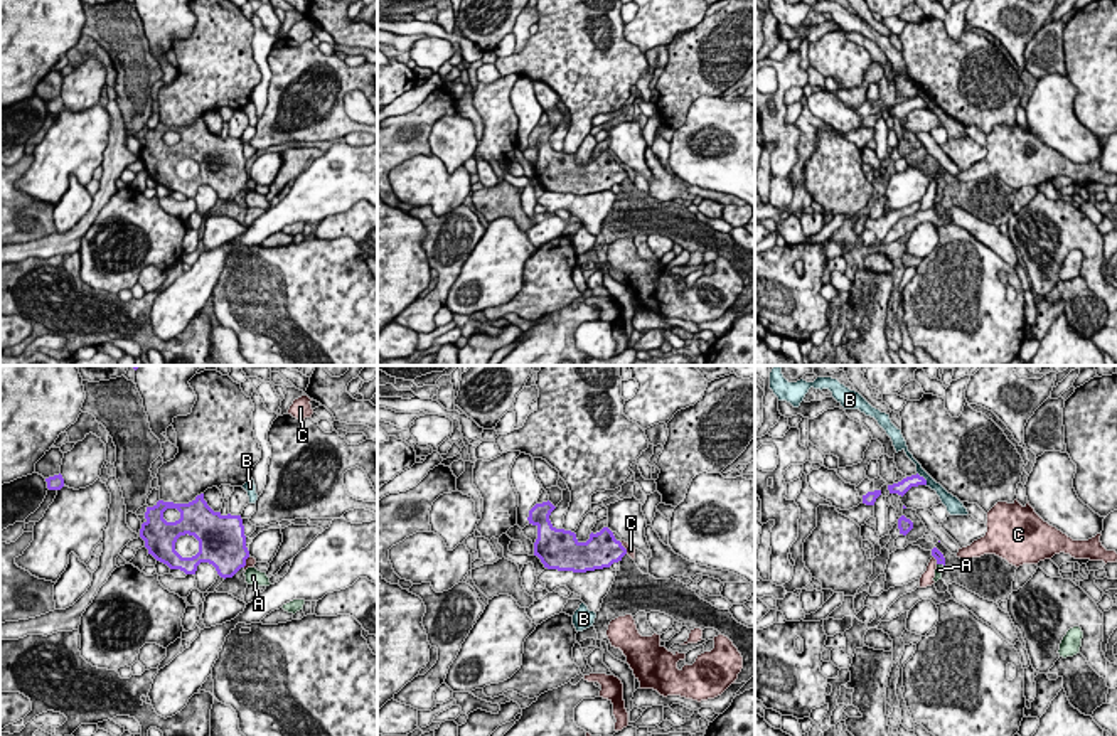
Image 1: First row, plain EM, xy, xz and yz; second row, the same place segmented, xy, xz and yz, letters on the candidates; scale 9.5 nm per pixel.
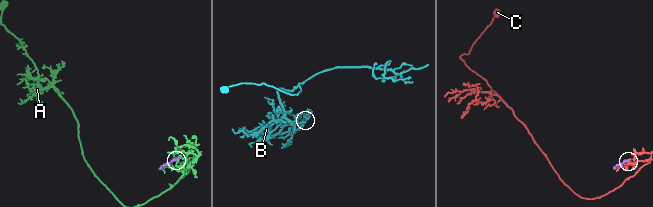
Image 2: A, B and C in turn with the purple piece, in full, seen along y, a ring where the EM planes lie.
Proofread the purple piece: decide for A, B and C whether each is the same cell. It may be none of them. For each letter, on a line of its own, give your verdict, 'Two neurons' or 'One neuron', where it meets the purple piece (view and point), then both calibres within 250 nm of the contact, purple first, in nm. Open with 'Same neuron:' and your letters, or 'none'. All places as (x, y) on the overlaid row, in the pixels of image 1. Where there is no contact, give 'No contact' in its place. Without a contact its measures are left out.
Same neuron: A
A: One neuron. Touches purple at yz (940, 563). Thickness 90 nm (purple) against 70 nm
B: Two neurons. Touches purple at yz (924, 479). Thickness 130 nm (purple) against 100 nm
C: Two neurons. Touches purple at xz (624, 548). Thickness 340 nm (purple) against 90 nm

